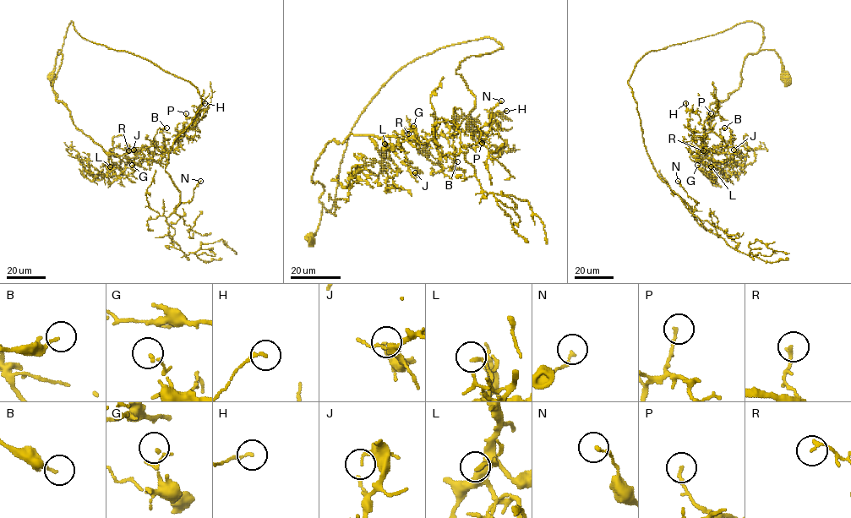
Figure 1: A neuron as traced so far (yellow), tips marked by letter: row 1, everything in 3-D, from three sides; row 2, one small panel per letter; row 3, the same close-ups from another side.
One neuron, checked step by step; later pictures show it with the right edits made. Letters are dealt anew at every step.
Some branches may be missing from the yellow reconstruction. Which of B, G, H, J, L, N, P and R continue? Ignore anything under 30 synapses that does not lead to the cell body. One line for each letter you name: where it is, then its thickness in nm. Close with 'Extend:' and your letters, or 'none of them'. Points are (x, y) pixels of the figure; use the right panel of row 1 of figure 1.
Extend: none of them

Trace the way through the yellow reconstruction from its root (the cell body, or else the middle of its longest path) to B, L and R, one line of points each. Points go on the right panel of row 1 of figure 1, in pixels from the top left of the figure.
B: (784, 75), (774, 50), (750, 53), (739, 86), (710, 106), (706, 155), (727, 150), (724, 128)
L: (784, 75), (774, 50), (747, 57), (739, 86), (708, 111), (711, 128), (703, 133), (711, 166)
R: (784, 75), (774, 50), (750, 53), (739, 86), (710, 106), (711, 128), (703, 132), (706, 155), (703, 150)

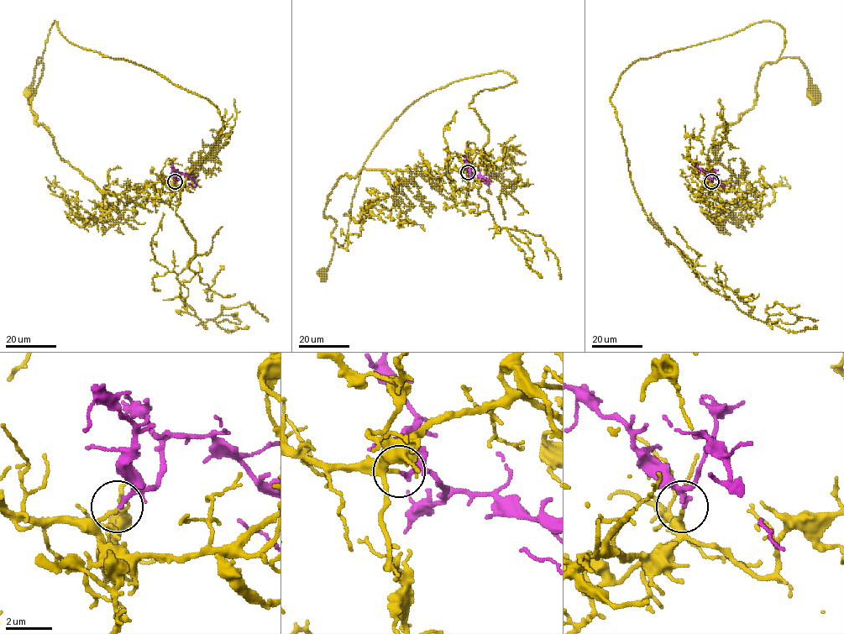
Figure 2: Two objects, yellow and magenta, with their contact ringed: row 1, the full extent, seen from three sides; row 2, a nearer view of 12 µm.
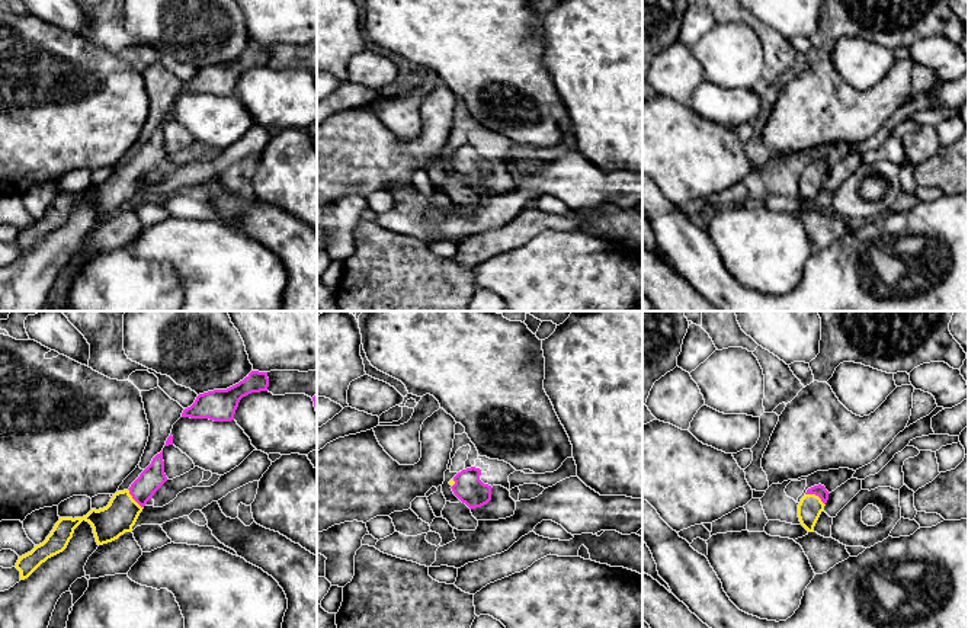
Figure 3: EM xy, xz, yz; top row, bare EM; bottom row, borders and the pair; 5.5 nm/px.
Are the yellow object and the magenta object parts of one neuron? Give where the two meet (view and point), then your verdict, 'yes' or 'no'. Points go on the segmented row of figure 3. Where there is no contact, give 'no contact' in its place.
meets yellow in yz at (814, 494); yes

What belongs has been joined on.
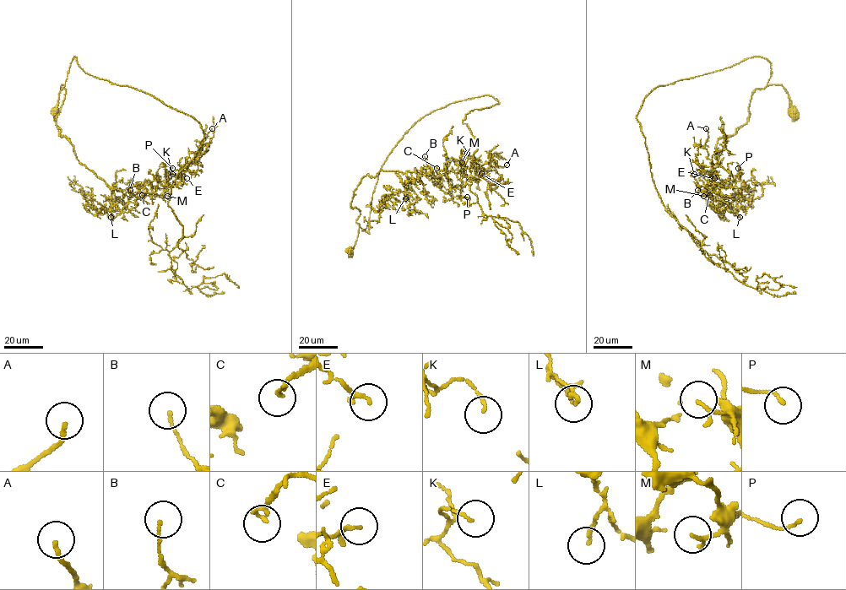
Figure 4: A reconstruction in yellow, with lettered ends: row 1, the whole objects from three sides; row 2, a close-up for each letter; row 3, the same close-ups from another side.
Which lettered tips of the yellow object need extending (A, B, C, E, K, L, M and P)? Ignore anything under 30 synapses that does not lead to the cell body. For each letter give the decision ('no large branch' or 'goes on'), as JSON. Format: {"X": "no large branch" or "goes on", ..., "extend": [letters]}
{"A": "goes on", "B": "no large branch", "C": "goes on", "E": "no large branch", "K": "no large branch", "L": "no large branch", "M": "no large branch", "P": "no large branch", "extend": ["A", "C"]}

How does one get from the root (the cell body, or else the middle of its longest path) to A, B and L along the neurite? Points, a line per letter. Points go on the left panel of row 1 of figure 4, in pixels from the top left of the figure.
A: (55, 110), (63, 84), (58, 134), (111, 189), (154, 181), (176, 184), (212, 128)
B: (55, 110), (63, 84), (58, 134), (111, 189), (147, 183), (142, 200), (130, 190)
L: (55, 110), (63, 84), (65, 95), (56, 119), (58, 134), (114, 194), (111, 217)

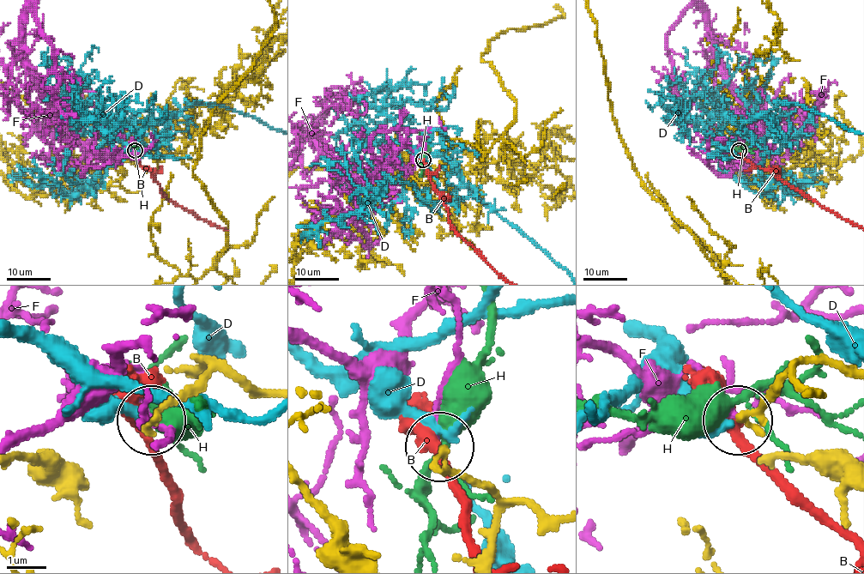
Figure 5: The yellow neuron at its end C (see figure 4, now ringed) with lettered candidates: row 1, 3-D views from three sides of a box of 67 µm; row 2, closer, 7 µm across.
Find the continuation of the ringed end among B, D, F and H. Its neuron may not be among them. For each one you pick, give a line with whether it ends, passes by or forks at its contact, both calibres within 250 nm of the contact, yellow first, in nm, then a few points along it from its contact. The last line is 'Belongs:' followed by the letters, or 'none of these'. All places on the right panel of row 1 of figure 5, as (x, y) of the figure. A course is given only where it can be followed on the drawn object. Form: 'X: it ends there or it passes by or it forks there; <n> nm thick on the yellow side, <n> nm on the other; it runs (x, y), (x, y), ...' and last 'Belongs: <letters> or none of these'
Belongs: none of these

